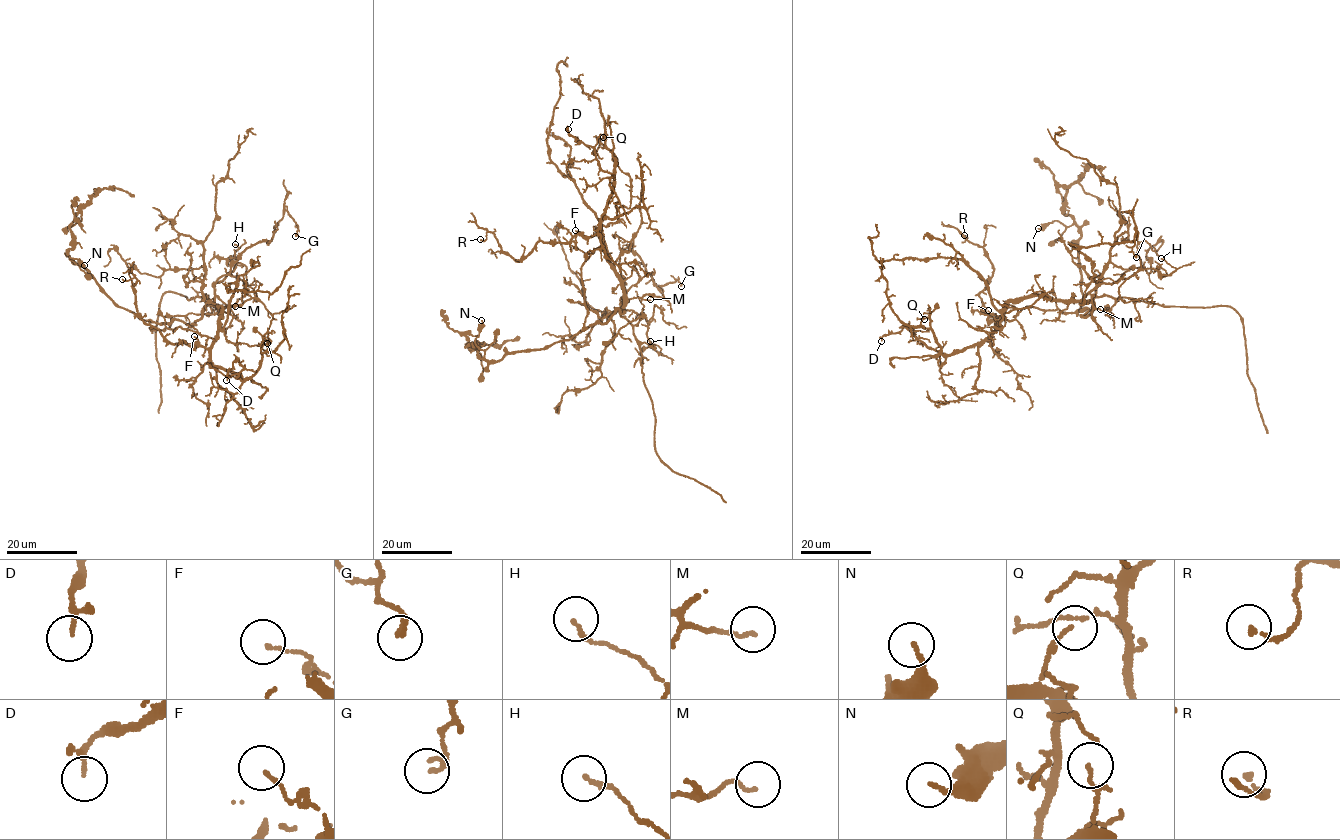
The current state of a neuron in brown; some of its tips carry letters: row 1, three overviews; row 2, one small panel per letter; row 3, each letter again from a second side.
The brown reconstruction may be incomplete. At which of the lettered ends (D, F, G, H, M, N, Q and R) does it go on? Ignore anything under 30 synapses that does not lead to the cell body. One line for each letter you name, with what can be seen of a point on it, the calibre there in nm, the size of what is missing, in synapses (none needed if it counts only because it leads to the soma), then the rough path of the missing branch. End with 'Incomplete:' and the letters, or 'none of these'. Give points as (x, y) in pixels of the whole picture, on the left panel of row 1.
Incomplete: none of these

